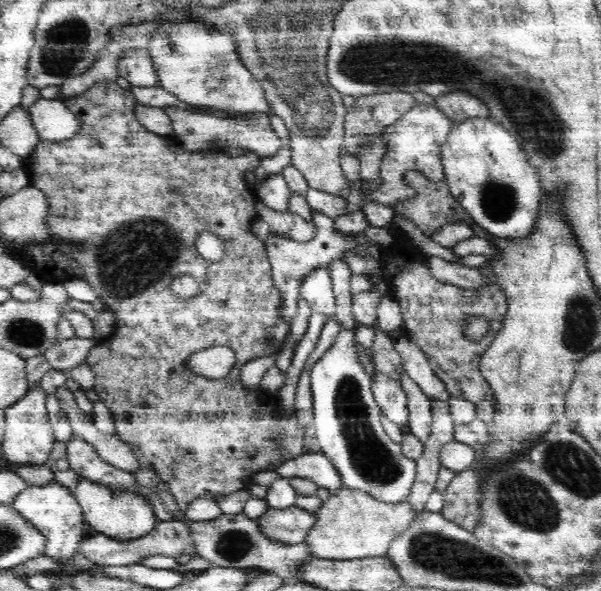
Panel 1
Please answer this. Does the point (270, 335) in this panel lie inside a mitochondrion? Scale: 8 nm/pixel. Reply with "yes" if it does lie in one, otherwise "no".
yes

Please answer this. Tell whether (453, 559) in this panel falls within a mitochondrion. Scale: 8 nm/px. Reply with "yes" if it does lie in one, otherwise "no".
yes

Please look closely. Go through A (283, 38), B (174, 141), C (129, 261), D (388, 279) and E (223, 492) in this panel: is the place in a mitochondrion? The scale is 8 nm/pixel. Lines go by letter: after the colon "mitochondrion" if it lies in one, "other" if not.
A: mitochondrion
B: other
C: mitochondrion
D: other
E: other

